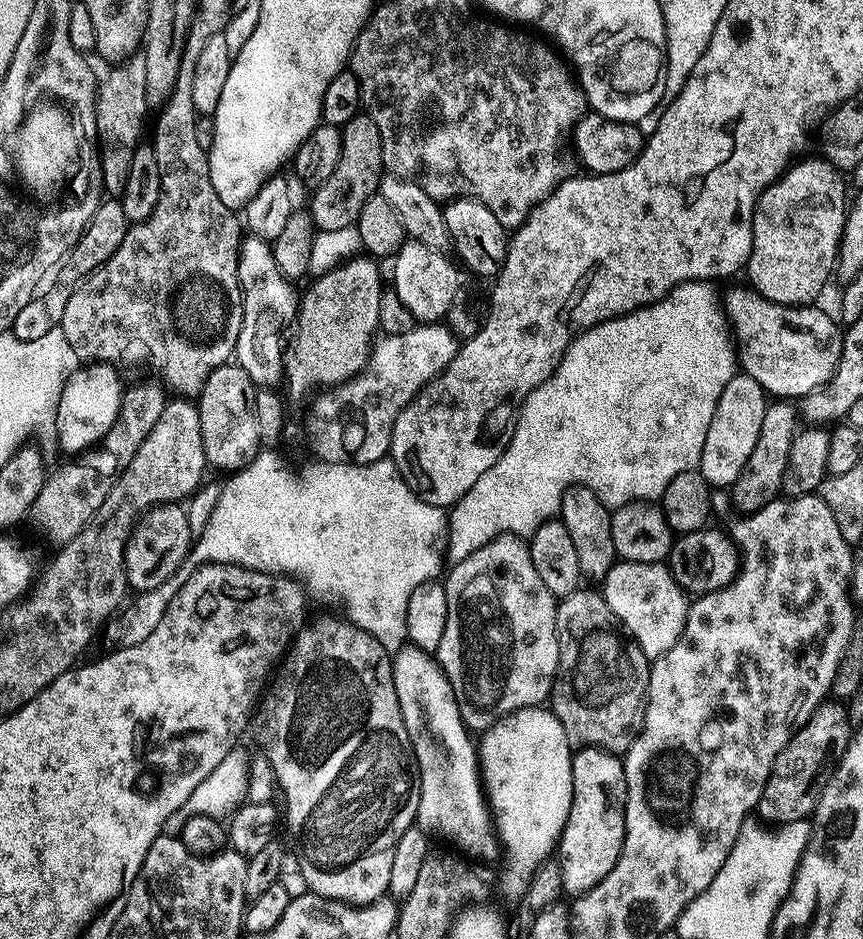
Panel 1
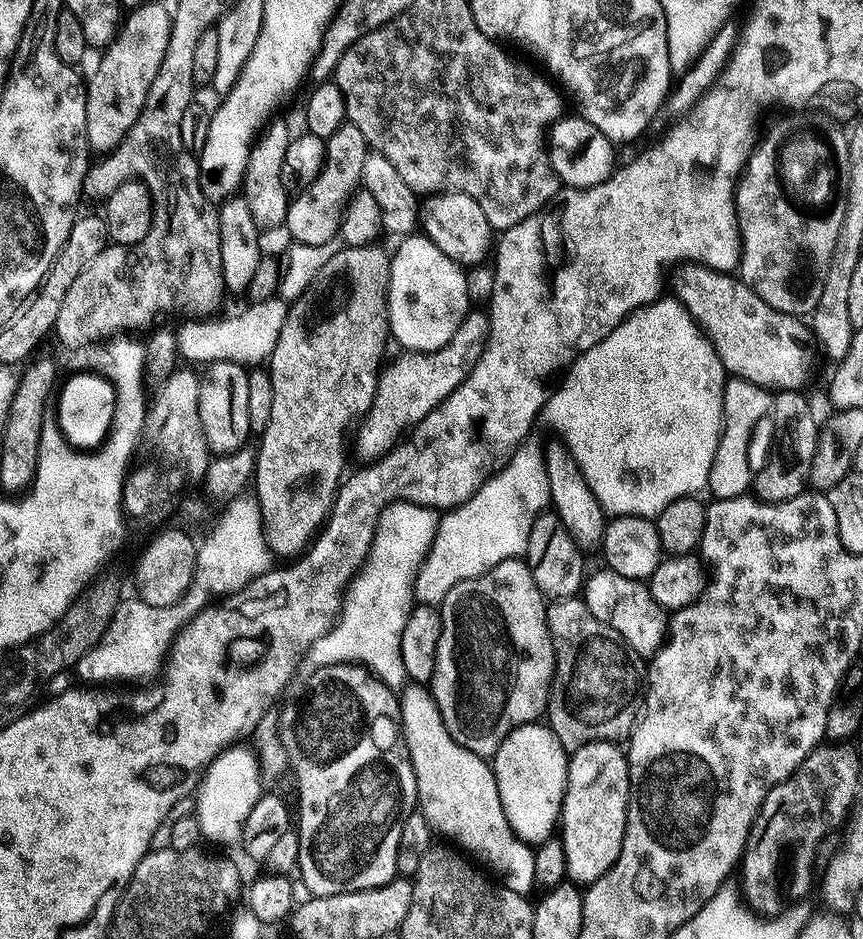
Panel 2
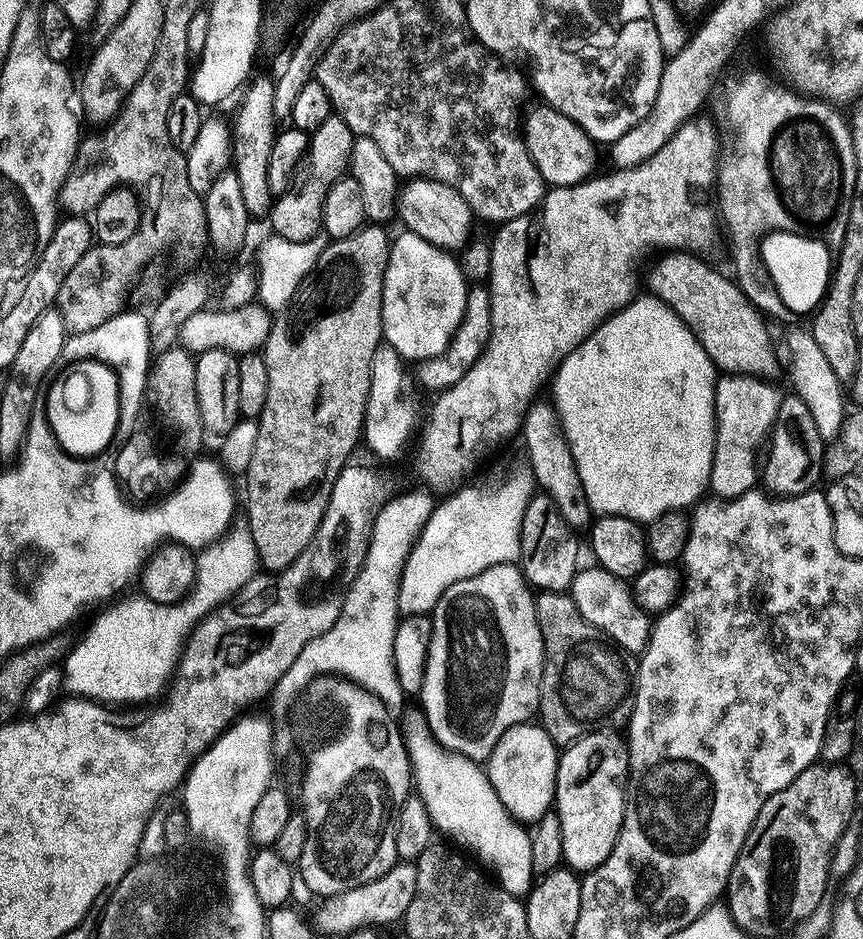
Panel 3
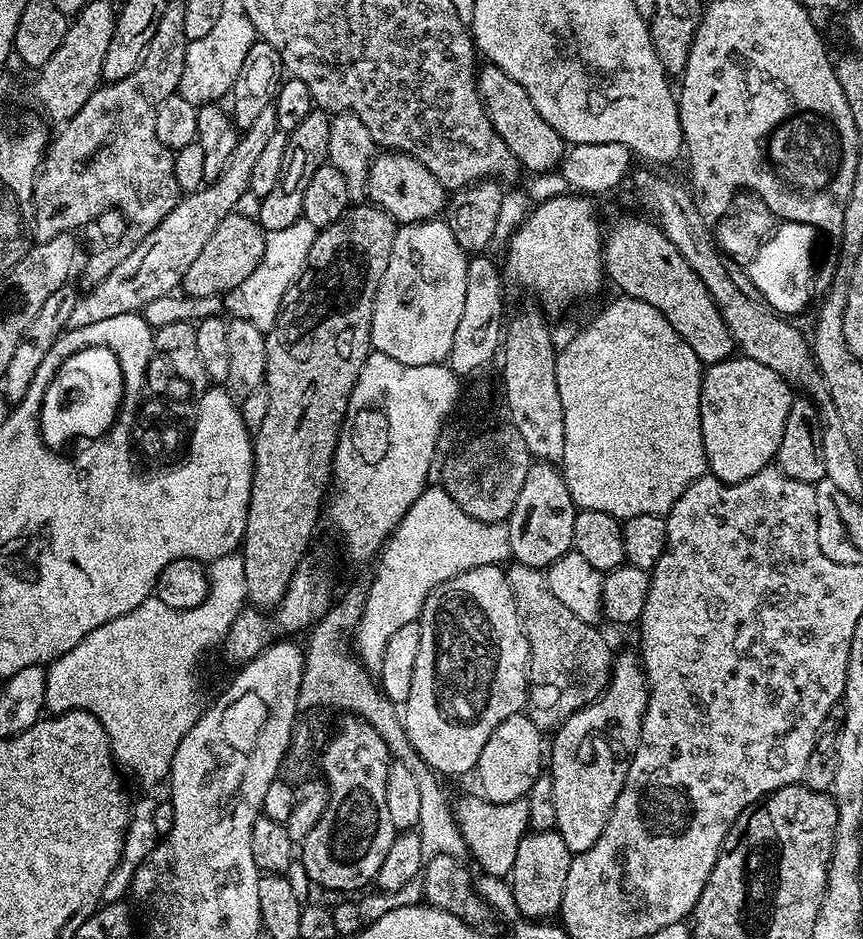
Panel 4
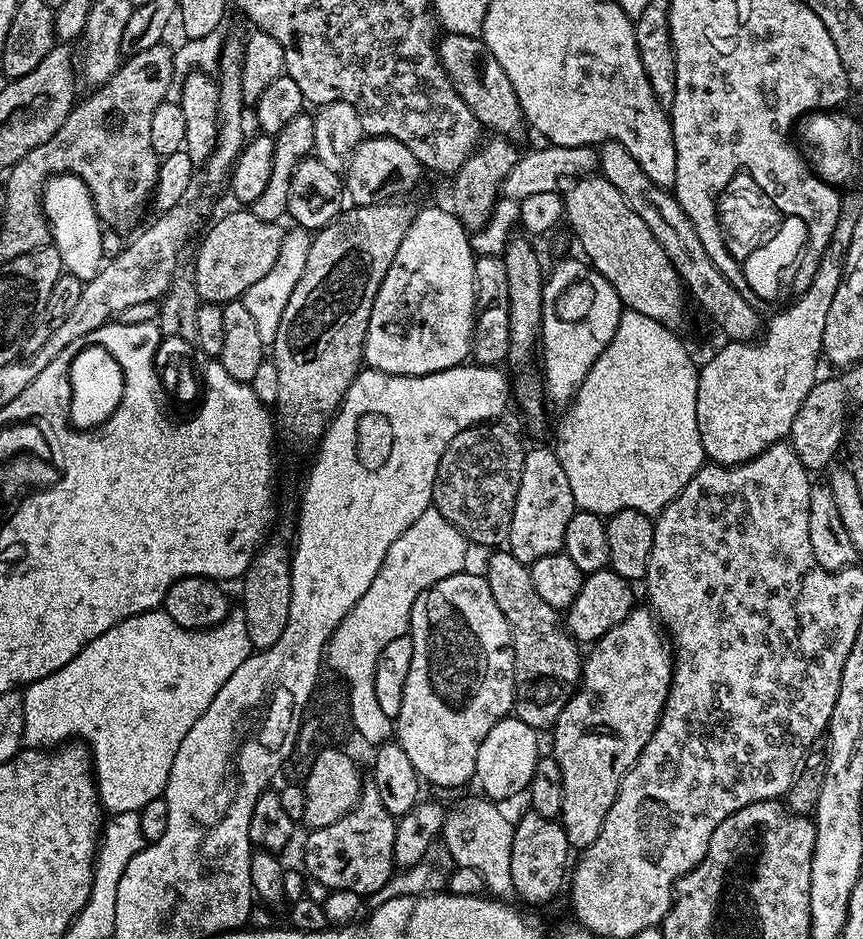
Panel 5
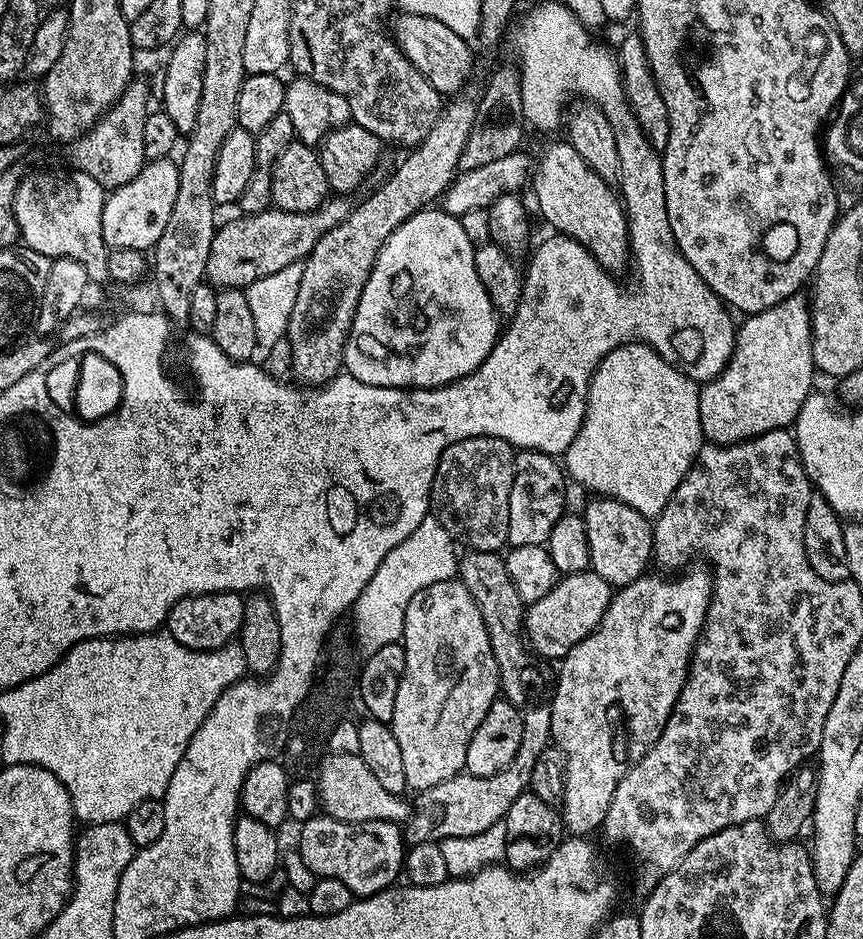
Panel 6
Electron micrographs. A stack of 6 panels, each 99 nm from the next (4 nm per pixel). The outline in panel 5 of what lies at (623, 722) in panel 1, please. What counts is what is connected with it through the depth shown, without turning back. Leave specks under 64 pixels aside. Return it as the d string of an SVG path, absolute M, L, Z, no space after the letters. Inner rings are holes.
M496 550L489 556L492 557L488 560L486 579L490 594L494 594L494 602L498 602L498 610L502 610L510 626L516 659L514 714L526 722L526 726L537 730L551 729L580 683L581 645L566 634L561 613L538 598L529 565L518 562L518 558L507 550Z

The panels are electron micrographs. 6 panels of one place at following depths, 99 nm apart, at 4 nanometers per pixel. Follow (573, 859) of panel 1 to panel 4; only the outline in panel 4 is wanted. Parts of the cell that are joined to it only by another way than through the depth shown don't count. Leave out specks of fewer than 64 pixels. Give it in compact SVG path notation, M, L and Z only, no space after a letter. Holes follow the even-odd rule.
M624 656L615 661L612 670L612 679L608 681L608 687L604 689L604 692L594 703L587 704L581 712L576 712L571 716L561 728L556 729L554 733L554 739L550 744L550 775L552 778L552 793L554 794L554 810L558 810L558 818L556 819L555 831L559 832L562 842L566 842L566 846L574 854L586 852L590 850L598 842L601 834L606 830L608 825L608 819L610 818L614 806L618 802L618 794L622 790L622 786L626 782L626 774L630 770L630 762L632 756L636 753L636 748L640 744L640 731L642 730L642 722L644 721L644 711L648 705L648 686L644 678L644 669L632 656Z

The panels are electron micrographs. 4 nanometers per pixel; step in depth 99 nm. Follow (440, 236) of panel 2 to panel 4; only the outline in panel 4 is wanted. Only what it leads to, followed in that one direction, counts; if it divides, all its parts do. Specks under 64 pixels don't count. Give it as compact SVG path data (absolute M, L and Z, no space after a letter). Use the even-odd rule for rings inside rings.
M393 151L377 155L373 159L366 185L367 192L372 198L371 203L387 212L397 225L420 224L423 220L437 219L444 208L446 196L446 190L438 182L438 178L434 178L434 174L430 174L430 170L422 166L422 162L418 162L413 156L407 156L405 152Z

